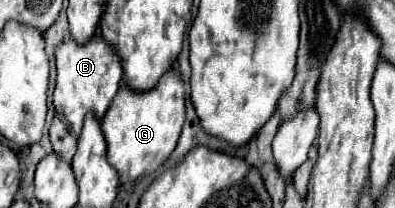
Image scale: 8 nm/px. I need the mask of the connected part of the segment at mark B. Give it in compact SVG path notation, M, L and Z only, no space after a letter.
M94 36L90 38L86 44L78 44L76 40L64 40L62 44L56 46L56 88L54 88L54 106L56 106L56 112L58 116L68 124L70 132L74 136L80 134L80 128L82 128L82 122L84 122L84 116L86 112L94 112L96 118L102 118L114 98L114 94L118 92L120 88L120 82L122 82L122 62L120 62L120 54L114 50L114 46L110 46L108 42L104 42L100 36Z

